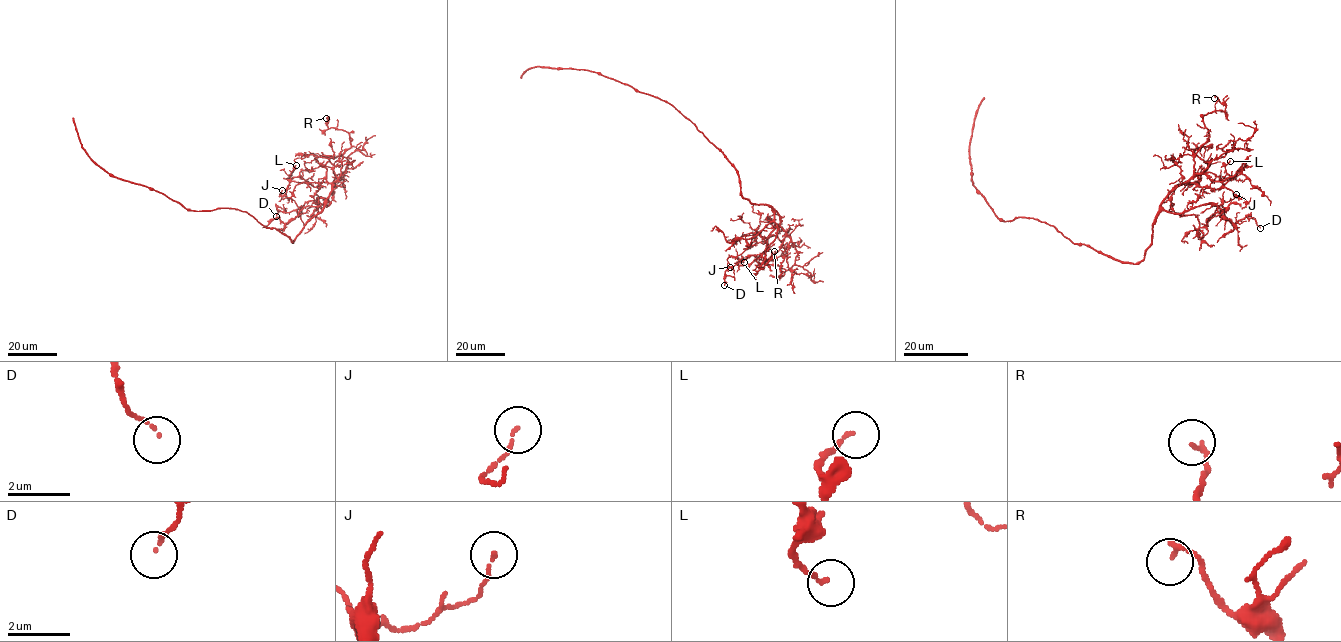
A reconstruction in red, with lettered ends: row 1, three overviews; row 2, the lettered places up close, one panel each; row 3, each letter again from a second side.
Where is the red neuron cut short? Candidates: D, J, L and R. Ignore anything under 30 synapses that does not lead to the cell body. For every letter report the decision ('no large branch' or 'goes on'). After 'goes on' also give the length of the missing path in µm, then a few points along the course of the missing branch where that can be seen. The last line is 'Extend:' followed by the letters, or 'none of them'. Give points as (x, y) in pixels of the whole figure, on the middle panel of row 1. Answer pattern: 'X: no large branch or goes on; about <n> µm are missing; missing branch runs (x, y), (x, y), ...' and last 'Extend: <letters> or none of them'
D: no large branch
J: no large branch
L: no large branch
R: no large branch
Extend: none of them

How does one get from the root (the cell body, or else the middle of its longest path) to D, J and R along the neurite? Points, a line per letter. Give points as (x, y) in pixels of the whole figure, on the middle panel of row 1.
D: (709, 141), (735, 168), (740, 194), (751, 203), (769, 205), (777, 226), (763, 253), (725, 271), (724, 285)
J: (709, 141), (735, 168), (740, 194), (774, 210), (774, 219), (746, 240), (749, 245), (727, 258), (730, 267)
R: (709, 141), (735, 168), (740, 194), (773, 209), (792, 243), (798, 245), (788, 246), (775, 259), (774, 251)

